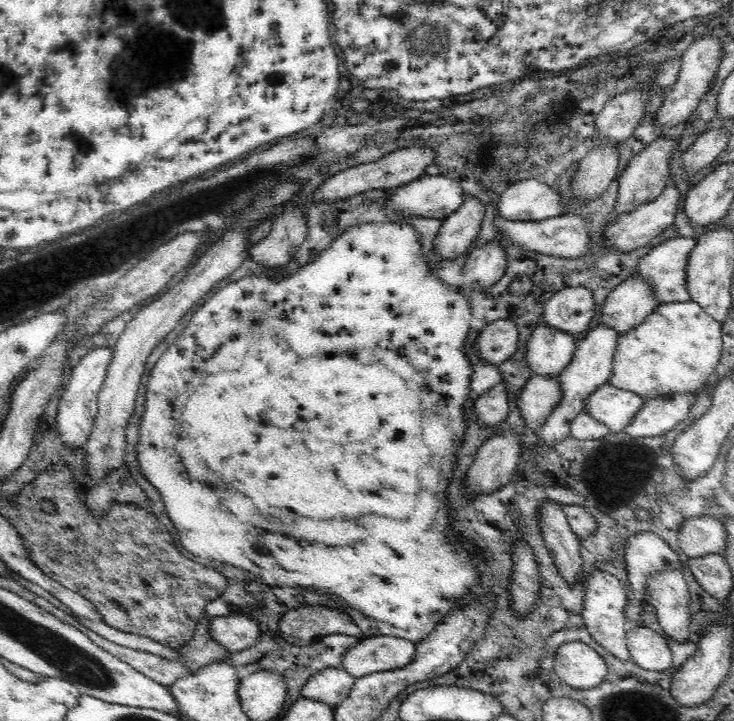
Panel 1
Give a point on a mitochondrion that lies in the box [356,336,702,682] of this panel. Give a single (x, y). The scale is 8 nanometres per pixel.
(595, 449)

